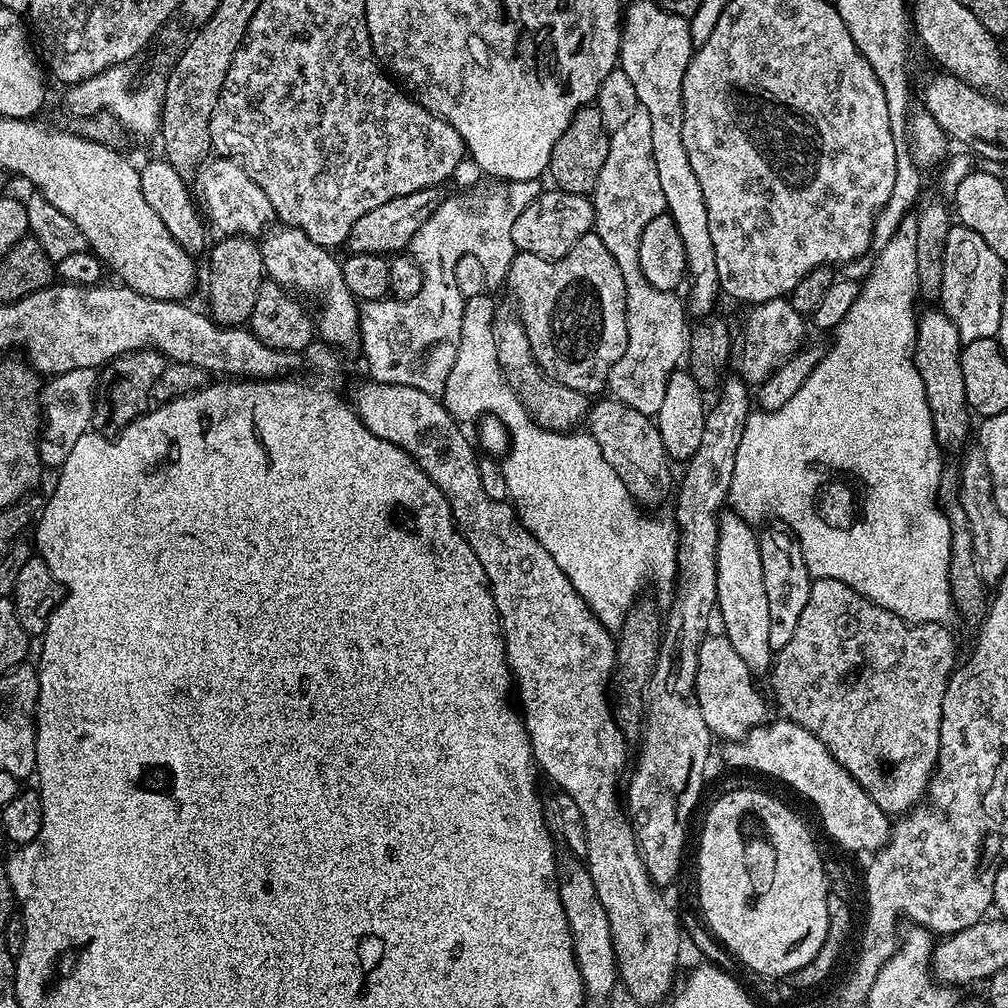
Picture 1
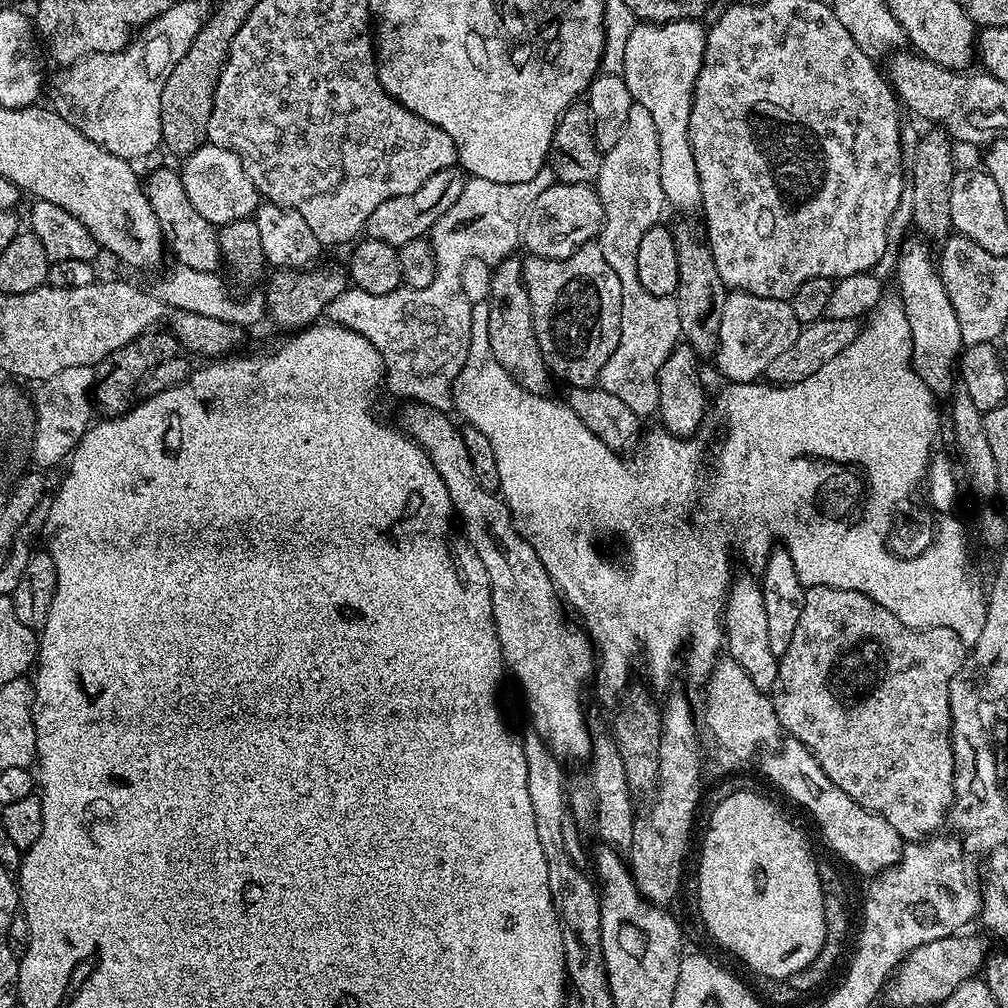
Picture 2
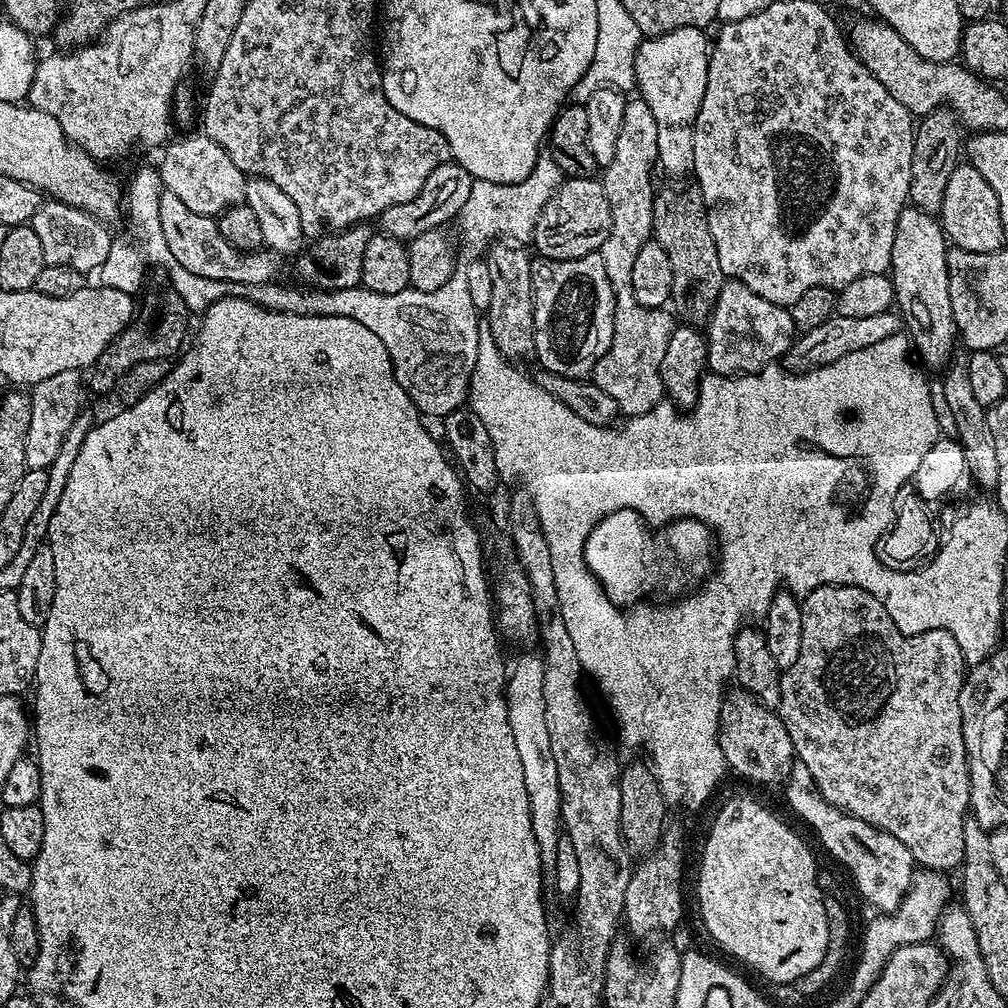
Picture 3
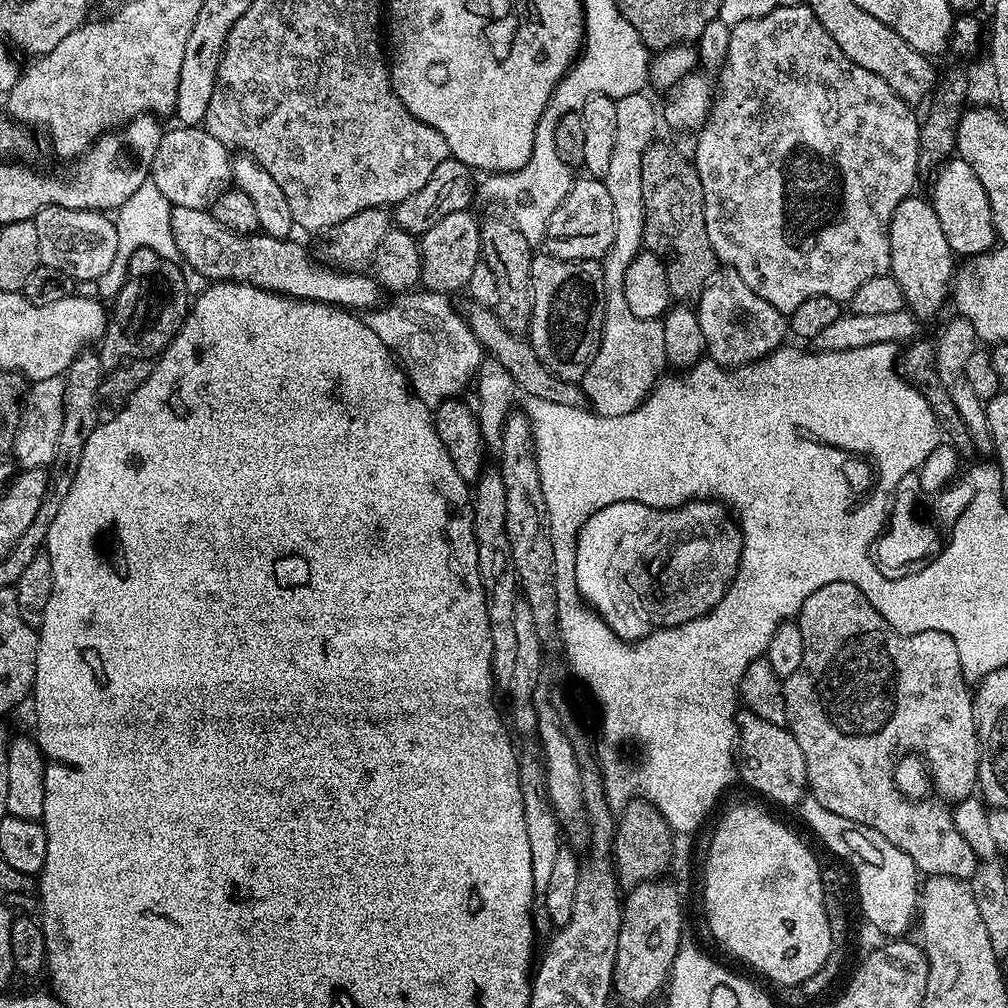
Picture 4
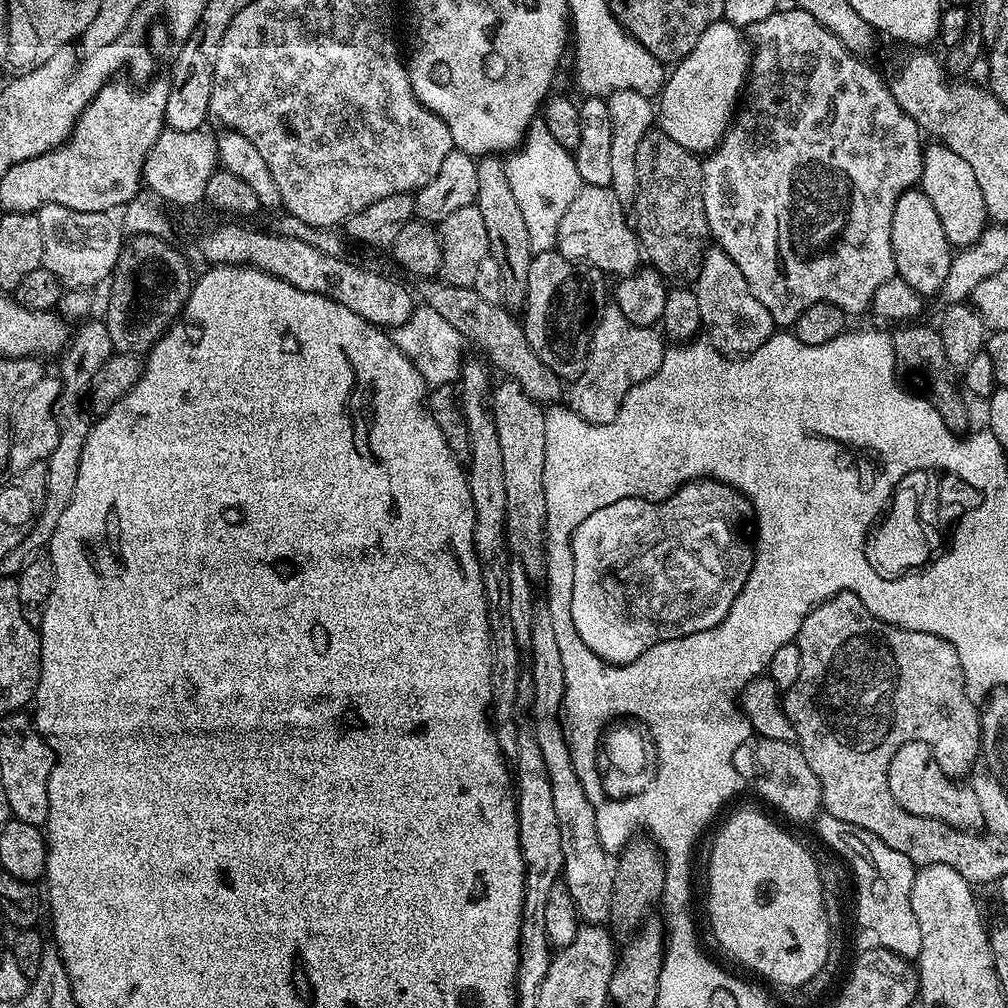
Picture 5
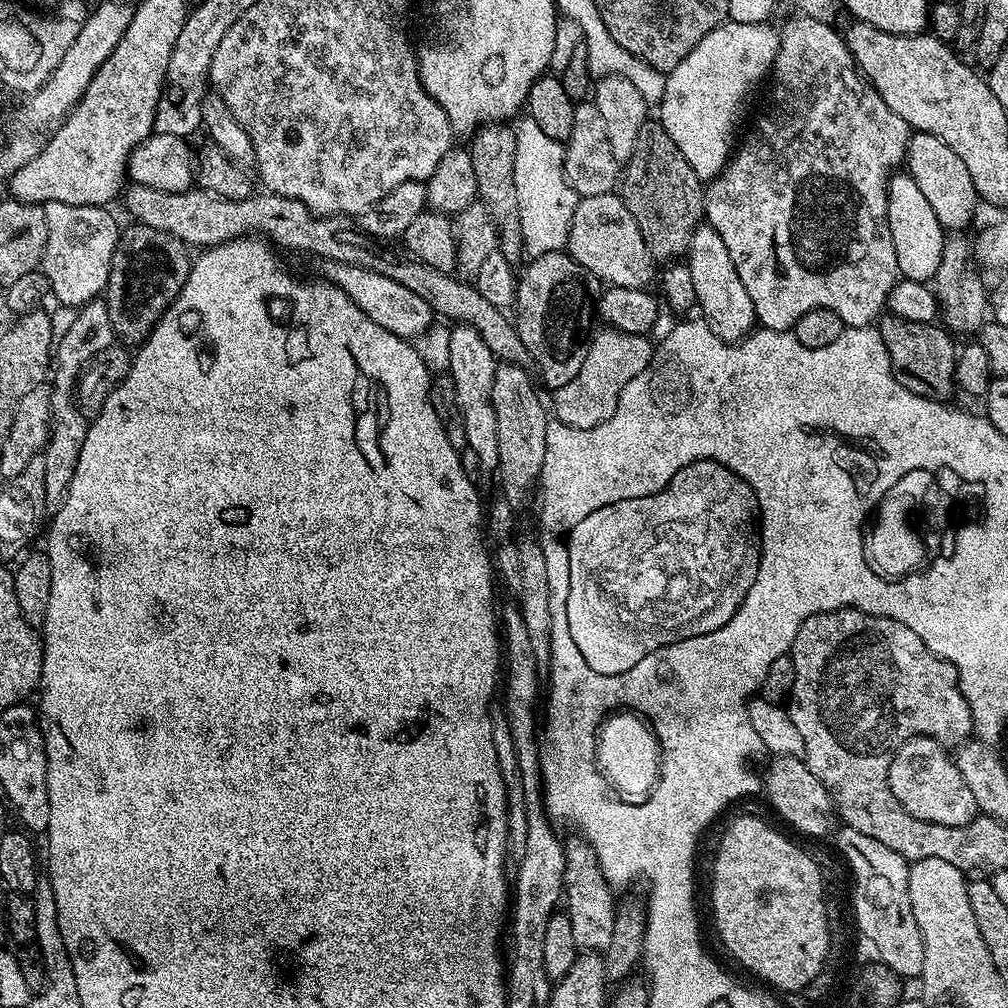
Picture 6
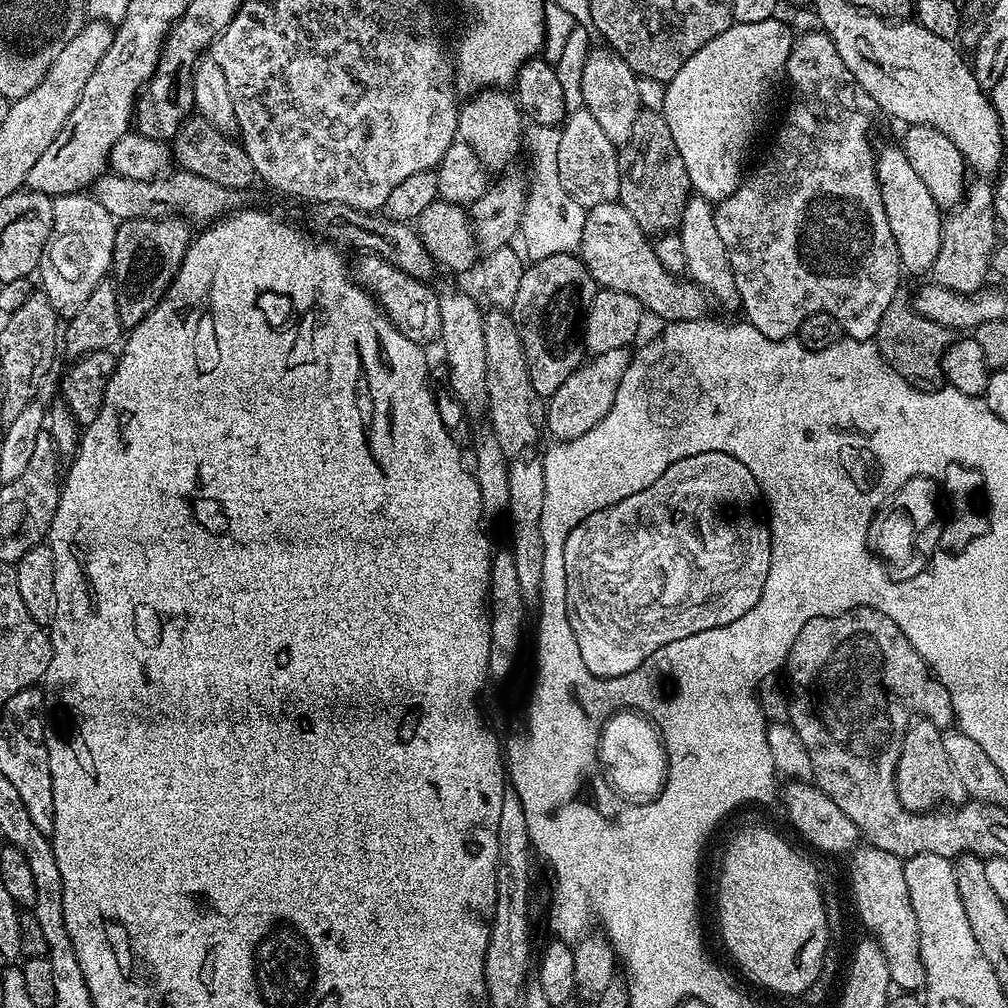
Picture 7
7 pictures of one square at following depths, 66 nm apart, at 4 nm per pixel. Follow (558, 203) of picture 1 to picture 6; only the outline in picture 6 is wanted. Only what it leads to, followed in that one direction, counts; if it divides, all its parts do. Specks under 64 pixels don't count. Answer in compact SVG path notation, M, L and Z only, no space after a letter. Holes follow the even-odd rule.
M615 191L606 194L594 194L577 199L574 218L570 222L570 234L568 235L569 256L573 256L582 267L590 274L594 274L601 285L614 288L648 288L657 279L658 268L646 242L643 241L642 233L638 230L638 224L634 220L630 210L624 204L620 194Z

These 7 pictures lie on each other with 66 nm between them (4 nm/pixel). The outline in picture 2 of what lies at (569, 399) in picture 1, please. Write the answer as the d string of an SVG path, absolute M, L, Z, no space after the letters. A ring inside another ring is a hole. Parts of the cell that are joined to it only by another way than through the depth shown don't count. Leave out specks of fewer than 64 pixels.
M519 259L501 260L493 267L490 294L486 303L490 310L488 341L498 366L502 366L502 370L506 370L506 374L510 374L510 378L517 380L528 392L539 396L545 395L549 391L547 388L550 373L548 363L542 358L542 350L538 346L530 294L526 290L524 281L524 265Z

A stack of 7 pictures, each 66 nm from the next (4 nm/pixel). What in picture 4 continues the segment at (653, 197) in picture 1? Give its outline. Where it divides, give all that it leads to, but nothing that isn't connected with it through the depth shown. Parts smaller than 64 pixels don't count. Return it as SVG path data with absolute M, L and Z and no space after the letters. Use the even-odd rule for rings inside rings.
M647 91L638 94L626 94L626 98L616 101L614 119L618 121L614 129L614 154L610 157L610 170L606 170L603 176L606 190L610 190L610 202L614 202L614 242L610 250L602 257L604 270L604 332L600 335L600 348L594 354L590 366L586 370L582 381L582 396L589 400L591 411L597 416L621 416L630 414L641 402L652 393L656 381L661 379L666 368L666 341L662 330L663 323L660 320L650 318L638 318L634 310L626 303L626 270L630 262L644 248L644 223L646 214L643 213L642 198L642 158L646 150L651 147L656 136L656 120L658 124L658 108L652 105Z

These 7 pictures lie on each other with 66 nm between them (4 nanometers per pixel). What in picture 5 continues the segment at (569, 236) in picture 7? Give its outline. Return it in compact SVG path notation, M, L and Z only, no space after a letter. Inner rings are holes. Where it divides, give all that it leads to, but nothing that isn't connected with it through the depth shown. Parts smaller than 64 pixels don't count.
M537 118L529 124L520 147L507 157L504 169L510 190L514 190L518 210L522 210L522 218L526 221L526 234L530 234L533 253L553 251L558 222L562 222L566 209L582 187L575 155L554 142L554 134L550 134L544 119Z

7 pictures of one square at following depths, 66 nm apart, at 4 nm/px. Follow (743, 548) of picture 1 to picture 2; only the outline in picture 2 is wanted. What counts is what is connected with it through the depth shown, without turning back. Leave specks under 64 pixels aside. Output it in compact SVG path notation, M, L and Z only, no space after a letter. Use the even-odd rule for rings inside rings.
M740 576L737 580L735 577L731 581L728 599L724 603L724 611L722 613L722 627L724 629L727 655L738 662L738 666L742 666L742 670L746 670L746 675L749 676L750 682L754 682L754 686L770 690L778 678L780 662L774 654L774 650L770 650L766 623L766 602L764 601L764 590L759 579L751 580L748 576Z

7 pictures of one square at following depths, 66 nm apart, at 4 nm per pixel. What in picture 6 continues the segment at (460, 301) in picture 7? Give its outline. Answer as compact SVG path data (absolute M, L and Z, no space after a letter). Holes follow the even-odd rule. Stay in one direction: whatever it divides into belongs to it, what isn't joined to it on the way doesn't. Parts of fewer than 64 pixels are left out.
M456 324L449 331L450 360L446 369L452 375L452 392L456 395L456 408L460 411L460 424L464 427L464 440L470 451L476 455L484 472L495 473L499 466L497 421L491 402L491 386L494 384L498 365L496 355L482 342L482 334L470 324Z

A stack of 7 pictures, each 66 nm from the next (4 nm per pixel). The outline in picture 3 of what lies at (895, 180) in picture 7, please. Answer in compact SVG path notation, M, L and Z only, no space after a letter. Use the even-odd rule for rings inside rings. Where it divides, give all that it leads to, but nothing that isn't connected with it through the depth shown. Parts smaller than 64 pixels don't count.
M906 206L898 214L898 222L894 230L894 250L890 254L892 263L890 275L894 294L895 307L902 317L903 327L908 328L908 336L920 355L920 360L928 368L943 369L953 359L952 347L957 347L958 333L954 322L954 310L950 310L950 274L948 273L949 241L940 227L939 219L930 213L913 206Z

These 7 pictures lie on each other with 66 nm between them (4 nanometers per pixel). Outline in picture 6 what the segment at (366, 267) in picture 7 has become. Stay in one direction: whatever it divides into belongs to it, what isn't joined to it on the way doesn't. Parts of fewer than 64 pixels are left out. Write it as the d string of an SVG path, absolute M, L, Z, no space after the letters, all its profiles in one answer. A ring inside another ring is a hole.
M328 262L323 265L323 275L328 283L338 286L370 318L370 322L378 322L382 330L390 330L390 334L398 334L404 340L415 341L421 334L427 332L434 324L434 313L430 305L422 302L418 294L406 290L394 278L386 278L386 274L376 274L374 270L366 270L362 266L343 264L342 262Z

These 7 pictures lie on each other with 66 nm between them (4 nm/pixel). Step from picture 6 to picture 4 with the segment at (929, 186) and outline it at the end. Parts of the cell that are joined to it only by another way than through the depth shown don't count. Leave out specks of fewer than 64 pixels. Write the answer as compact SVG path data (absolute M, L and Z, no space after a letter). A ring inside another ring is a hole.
M952 158L941 164L934 178L930 203L934 214L938 214L946 242L950 242L950 250L957 257L964 256L960 258L983 256L985 252L992 251L998 237L990 214L990 198L982 182L978 182L978 174L974 174L964 160Z

